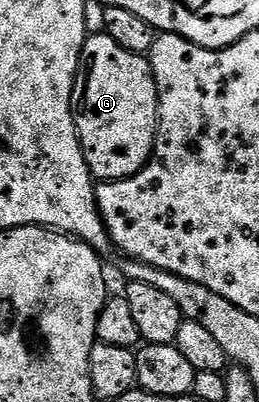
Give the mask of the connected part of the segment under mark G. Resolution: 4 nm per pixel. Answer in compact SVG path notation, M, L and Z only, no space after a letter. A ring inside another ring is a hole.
M105 32L91 34L76 72L72 114L88 170L97 182L124 181L147 165L156 144L159 111L151 60L118 47Z

